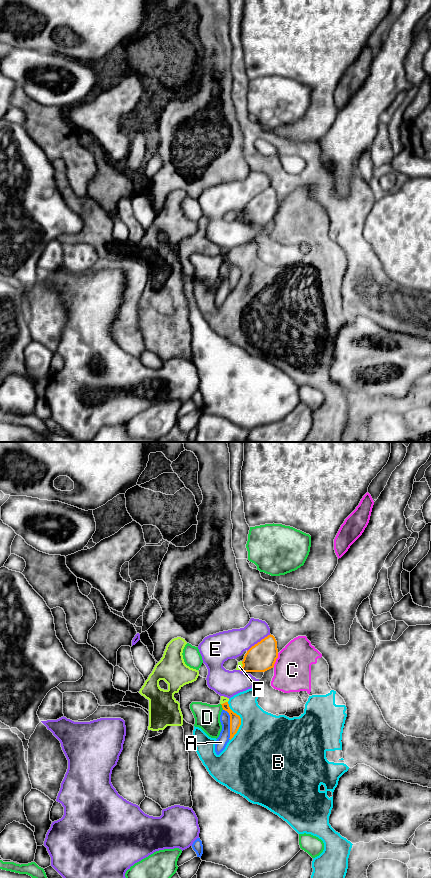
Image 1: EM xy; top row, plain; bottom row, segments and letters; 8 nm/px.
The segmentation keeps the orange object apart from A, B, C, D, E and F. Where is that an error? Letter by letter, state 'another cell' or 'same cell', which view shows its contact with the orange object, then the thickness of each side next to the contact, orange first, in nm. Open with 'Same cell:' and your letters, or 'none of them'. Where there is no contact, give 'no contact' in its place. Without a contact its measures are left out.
Same cell: none of them
A: another cell | xy | 100/90 nm
B: another cell | xy | 100/460 nm
C: another cell | xy | 220/300 nm
D: another cell | xy | 100/200 nm
E: another cell | xy | 220/220 nm
F: another cell | xy | 220/50 nm

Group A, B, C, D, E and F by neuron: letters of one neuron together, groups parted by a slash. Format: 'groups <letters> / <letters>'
groups A / B C F / D / E

